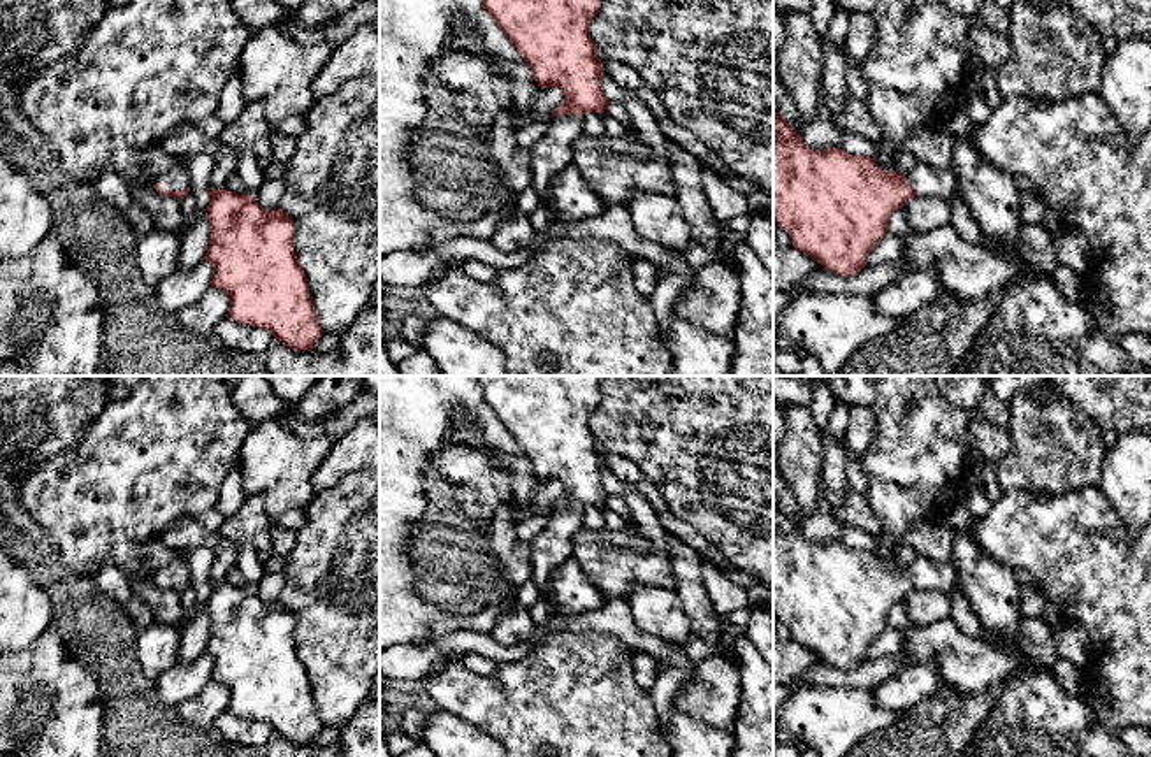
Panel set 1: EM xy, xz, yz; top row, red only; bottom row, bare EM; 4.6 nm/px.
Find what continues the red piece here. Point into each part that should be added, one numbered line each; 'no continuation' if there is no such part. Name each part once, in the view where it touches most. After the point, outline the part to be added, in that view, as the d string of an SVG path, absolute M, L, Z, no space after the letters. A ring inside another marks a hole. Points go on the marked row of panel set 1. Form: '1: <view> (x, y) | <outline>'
1: xy (178, 178) | M179 163L160 174L151 186L160 184L165 191L181 191L190 184L186 163Z

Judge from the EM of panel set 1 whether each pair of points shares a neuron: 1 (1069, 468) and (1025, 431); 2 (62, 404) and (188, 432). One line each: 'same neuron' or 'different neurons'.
1: same neuron
2: different neurons

